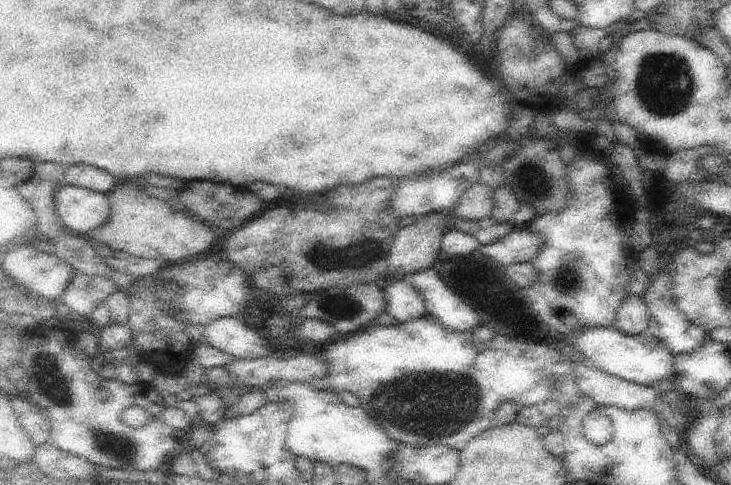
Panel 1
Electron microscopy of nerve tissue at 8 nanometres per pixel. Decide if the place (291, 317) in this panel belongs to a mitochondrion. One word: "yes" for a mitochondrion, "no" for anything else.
no

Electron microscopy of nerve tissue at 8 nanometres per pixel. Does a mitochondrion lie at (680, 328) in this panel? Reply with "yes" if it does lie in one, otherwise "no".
no

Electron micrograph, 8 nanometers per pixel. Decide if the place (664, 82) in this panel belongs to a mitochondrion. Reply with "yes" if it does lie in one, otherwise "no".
yes

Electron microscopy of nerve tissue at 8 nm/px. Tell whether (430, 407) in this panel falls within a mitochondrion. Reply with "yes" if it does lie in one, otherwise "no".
yes

